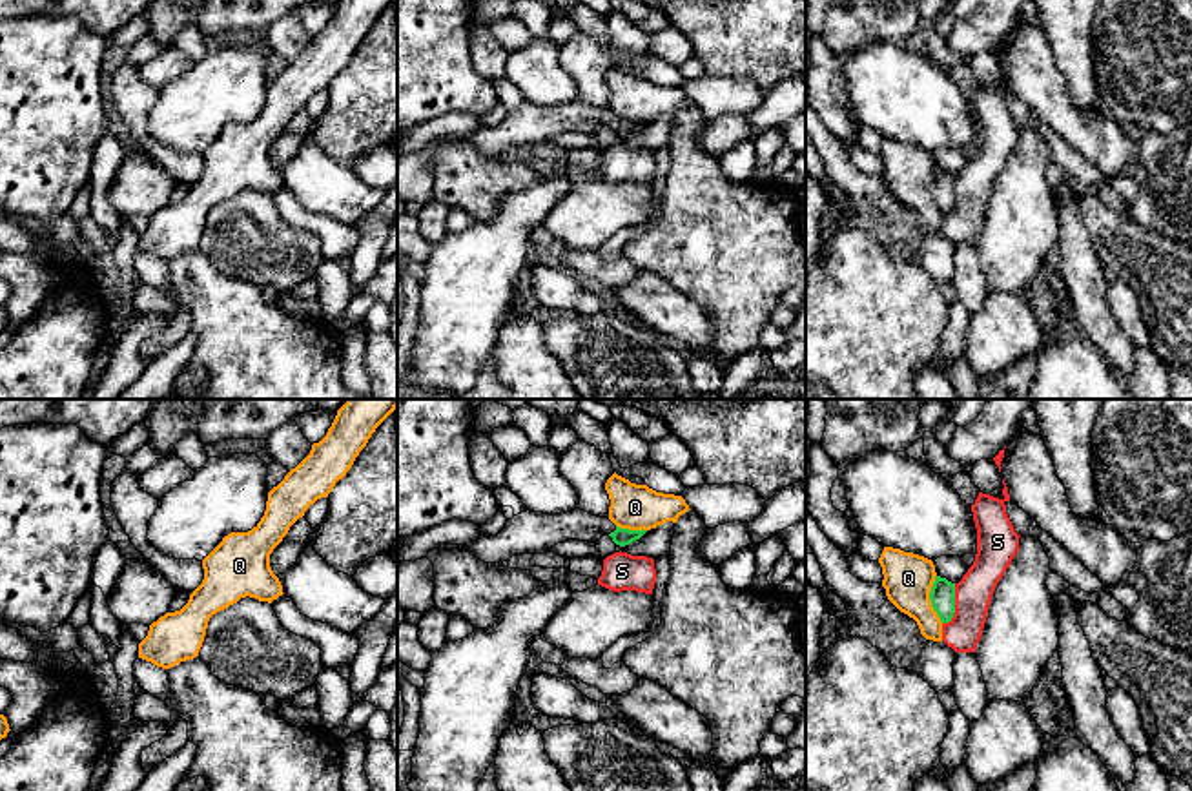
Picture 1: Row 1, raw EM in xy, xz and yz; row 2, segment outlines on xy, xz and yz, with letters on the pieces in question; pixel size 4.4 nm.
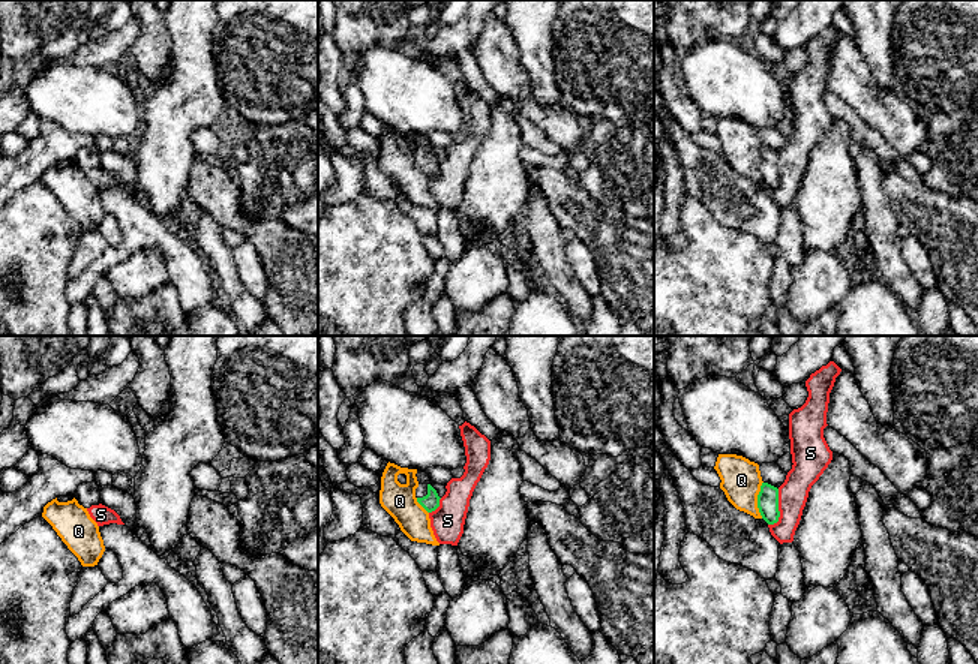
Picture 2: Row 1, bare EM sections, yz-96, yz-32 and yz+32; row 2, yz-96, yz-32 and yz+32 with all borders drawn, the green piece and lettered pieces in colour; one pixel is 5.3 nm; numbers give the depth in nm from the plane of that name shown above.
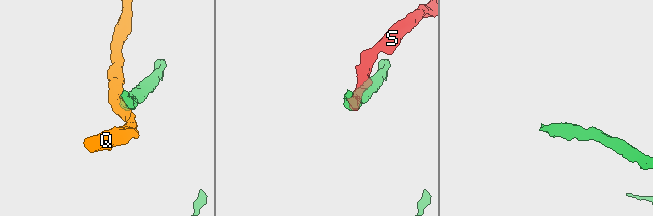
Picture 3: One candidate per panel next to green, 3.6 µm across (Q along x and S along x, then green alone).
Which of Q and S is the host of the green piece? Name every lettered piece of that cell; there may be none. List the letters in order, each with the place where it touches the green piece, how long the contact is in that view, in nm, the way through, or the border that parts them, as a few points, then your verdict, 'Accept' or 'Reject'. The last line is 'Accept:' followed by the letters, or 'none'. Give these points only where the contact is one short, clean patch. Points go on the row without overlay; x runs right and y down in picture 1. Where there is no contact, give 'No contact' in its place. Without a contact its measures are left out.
Q: Touches green at yz (930, 190). Shared border 220 nm. Boundary: yz (935, 166), (930, 197), (943, 214). Reject
S: Touches green at yz (954, 197). Shared border 190 nm. Boundary: yz (955, 175), (955, 205), (943, 215). Reject
Accept: none

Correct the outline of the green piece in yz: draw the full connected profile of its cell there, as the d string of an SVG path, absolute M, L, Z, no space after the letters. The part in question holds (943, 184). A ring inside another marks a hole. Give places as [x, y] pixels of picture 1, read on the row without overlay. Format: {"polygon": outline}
{"polygon": "M935 168L930 191L940 213L951 213L955 206L955 175L948 173L946 170Z"}

